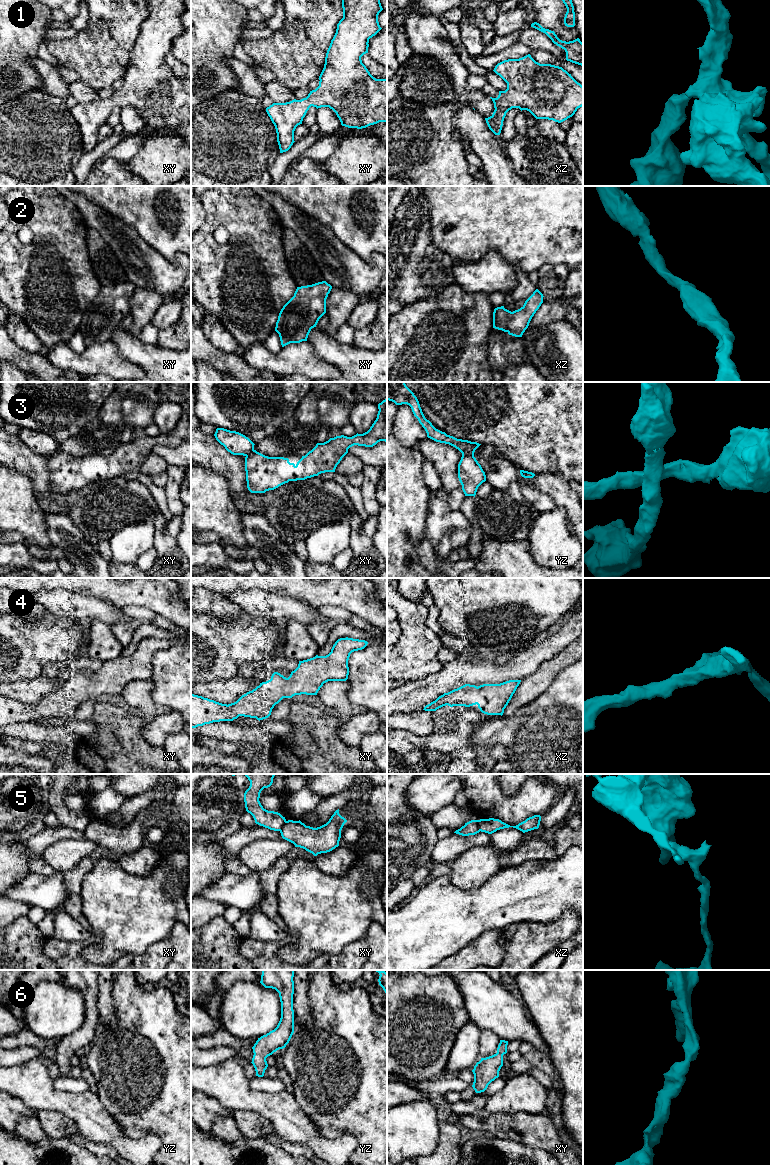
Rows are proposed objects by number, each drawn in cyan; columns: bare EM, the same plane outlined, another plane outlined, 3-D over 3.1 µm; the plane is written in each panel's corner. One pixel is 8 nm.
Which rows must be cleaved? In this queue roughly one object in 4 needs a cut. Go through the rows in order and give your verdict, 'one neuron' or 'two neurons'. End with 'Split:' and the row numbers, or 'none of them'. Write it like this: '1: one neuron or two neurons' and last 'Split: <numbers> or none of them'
1: one neuron
2: one neuron
3: two neurons
4: one neuron
5: two neurons
6: one neuron
Split: 3, 5

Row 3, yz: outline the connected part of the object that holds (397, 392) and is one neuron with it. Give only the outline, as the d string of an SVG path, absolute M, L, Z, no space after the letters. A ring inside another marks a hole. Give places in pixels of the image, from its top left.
M387 382L387 400L394 402L396 405L409 405L414 416L425 429L427 437L436 442L449 444L458 449L462 454L469 454L471 456L474 456L475 450L481 445L477 442L457 439L436 429L432 423L425 418L417 397L406 386L405 382Z

